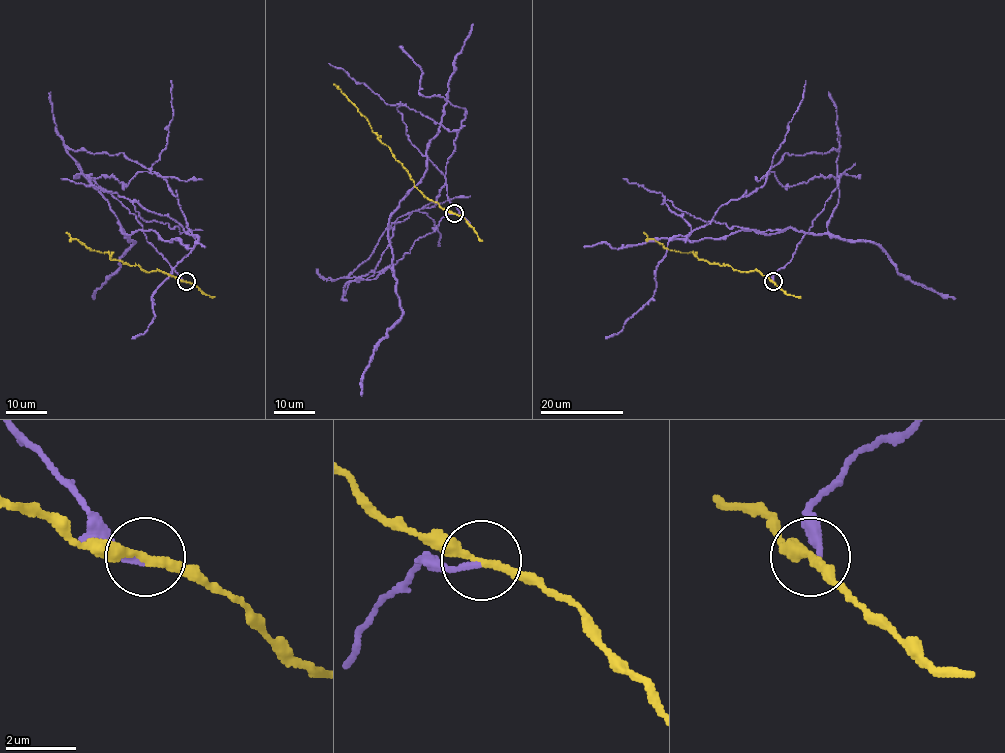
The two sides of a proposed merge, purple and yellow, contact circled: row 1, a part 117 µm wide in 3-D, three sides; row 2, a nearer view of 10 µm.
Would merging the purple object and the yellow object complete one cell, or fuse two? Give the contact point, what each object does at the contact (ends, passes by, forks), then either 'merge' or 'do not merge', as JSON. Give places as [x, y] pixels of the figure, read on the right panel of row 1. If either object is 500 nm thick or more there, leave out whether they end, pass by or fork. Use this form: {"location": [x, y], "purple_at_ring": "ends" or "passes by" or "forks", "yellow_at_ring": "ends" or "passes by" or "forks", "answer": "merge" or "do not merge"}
{"location": [773, 281], "purple_at_ring": "ends", "yellow_at_ring": "passes by", "answer": "do not merge"}

